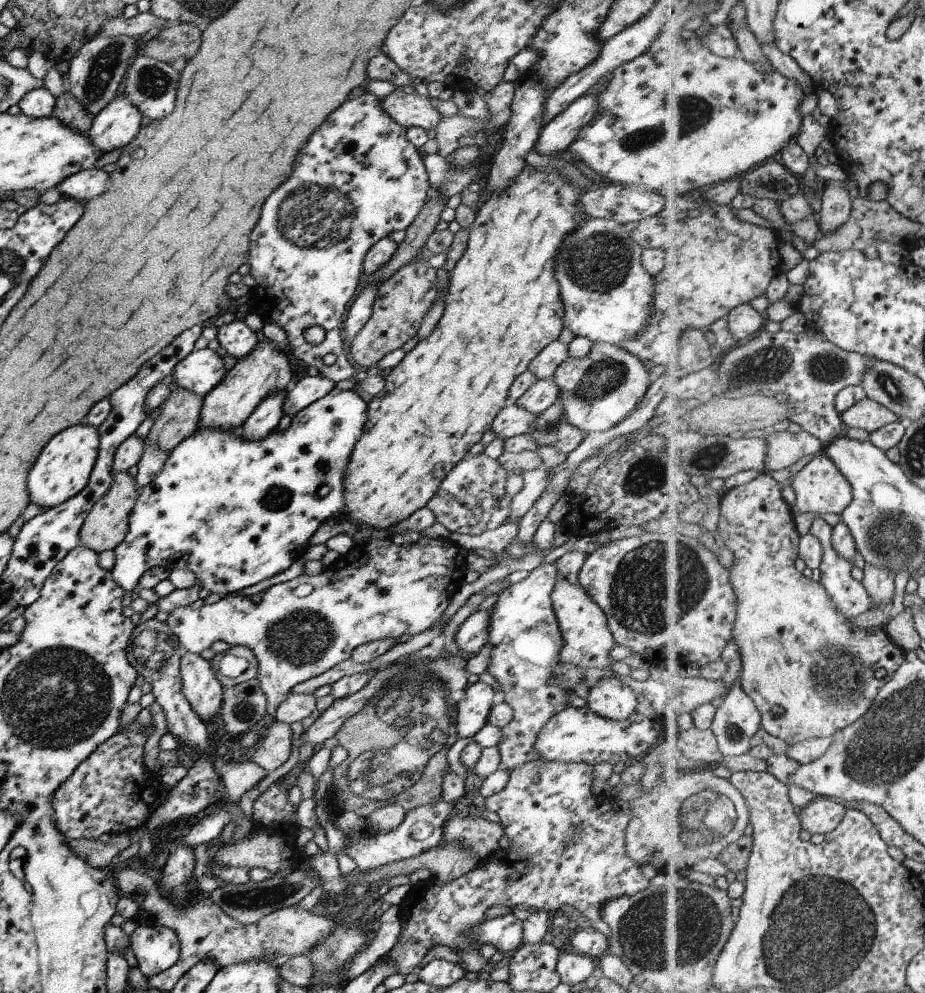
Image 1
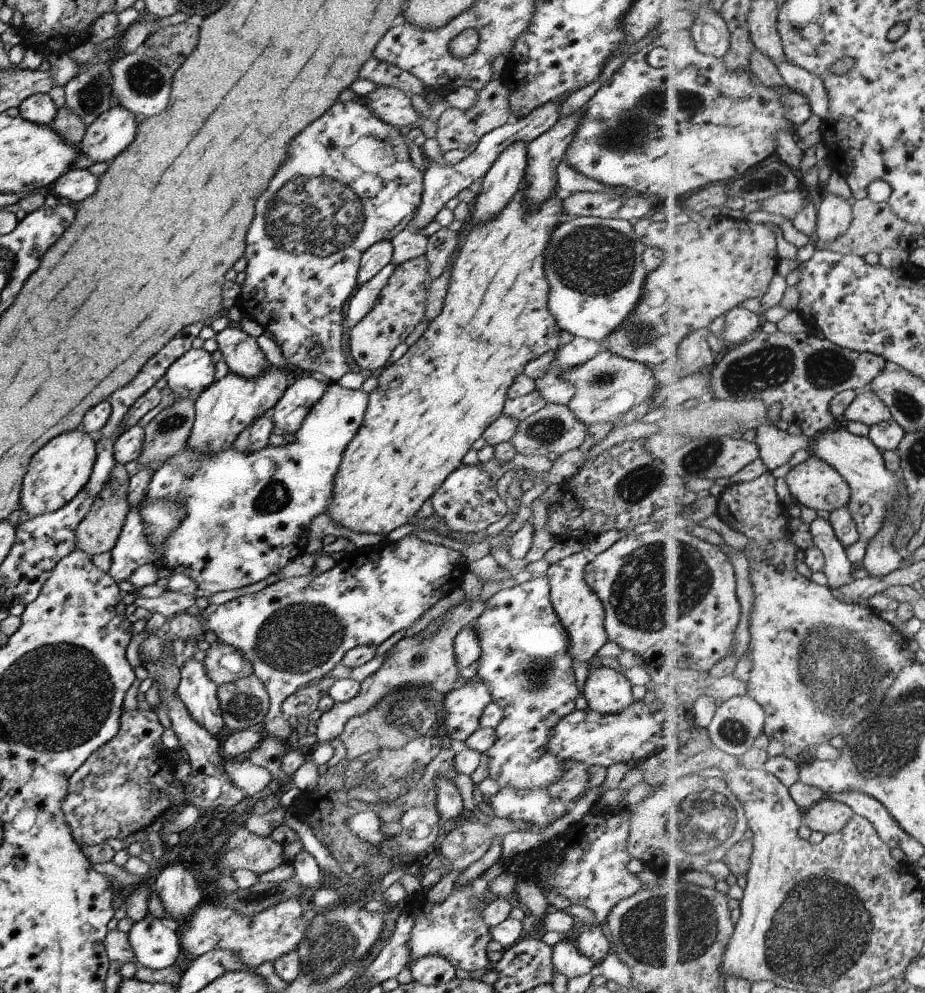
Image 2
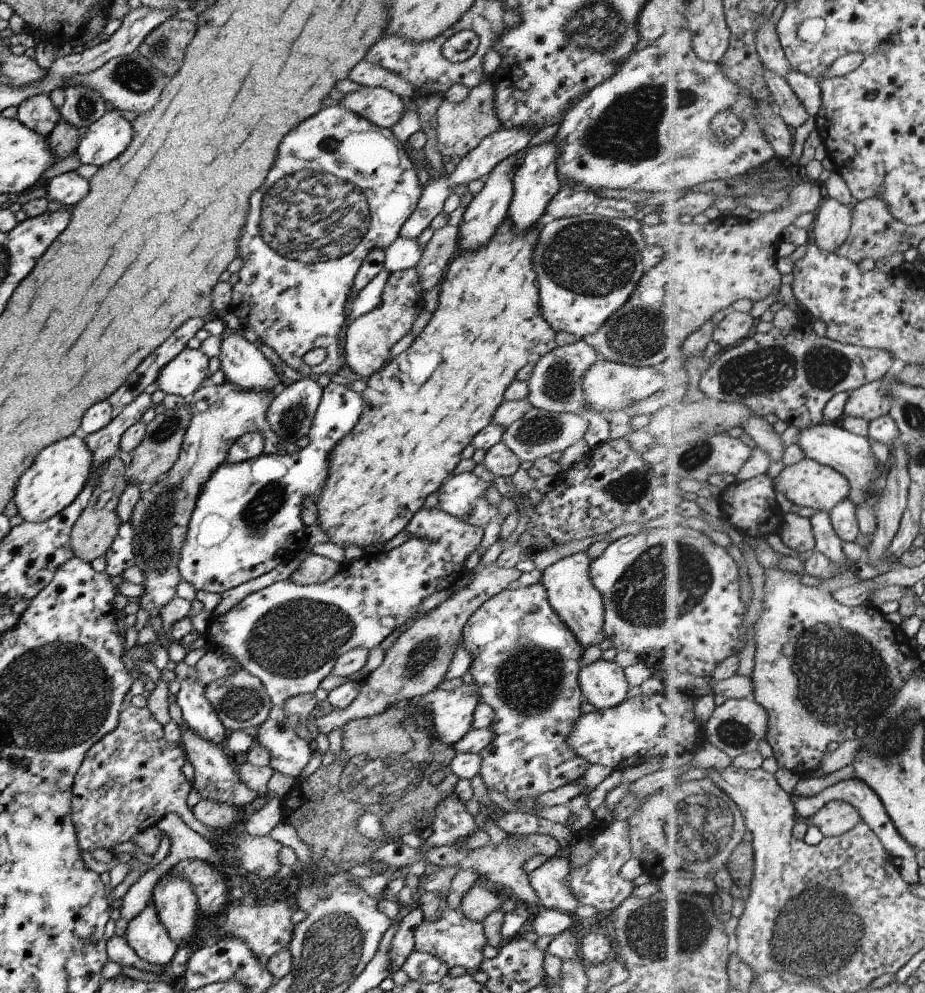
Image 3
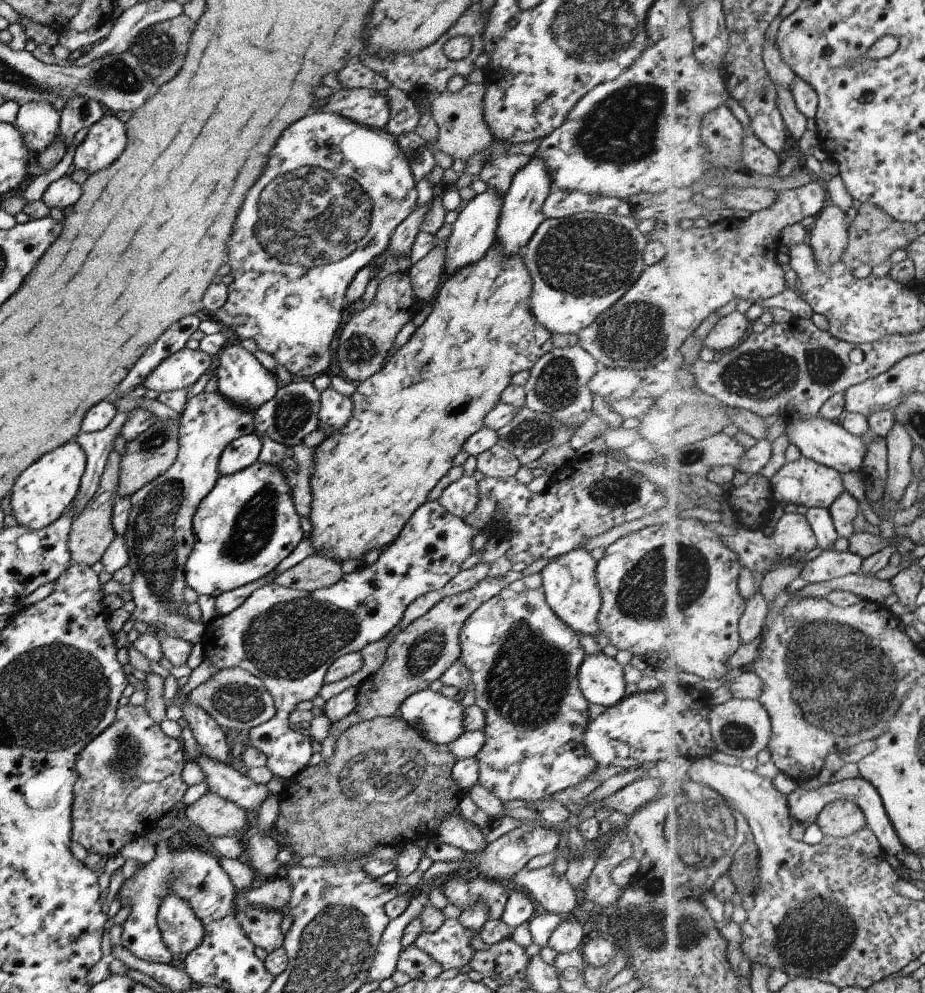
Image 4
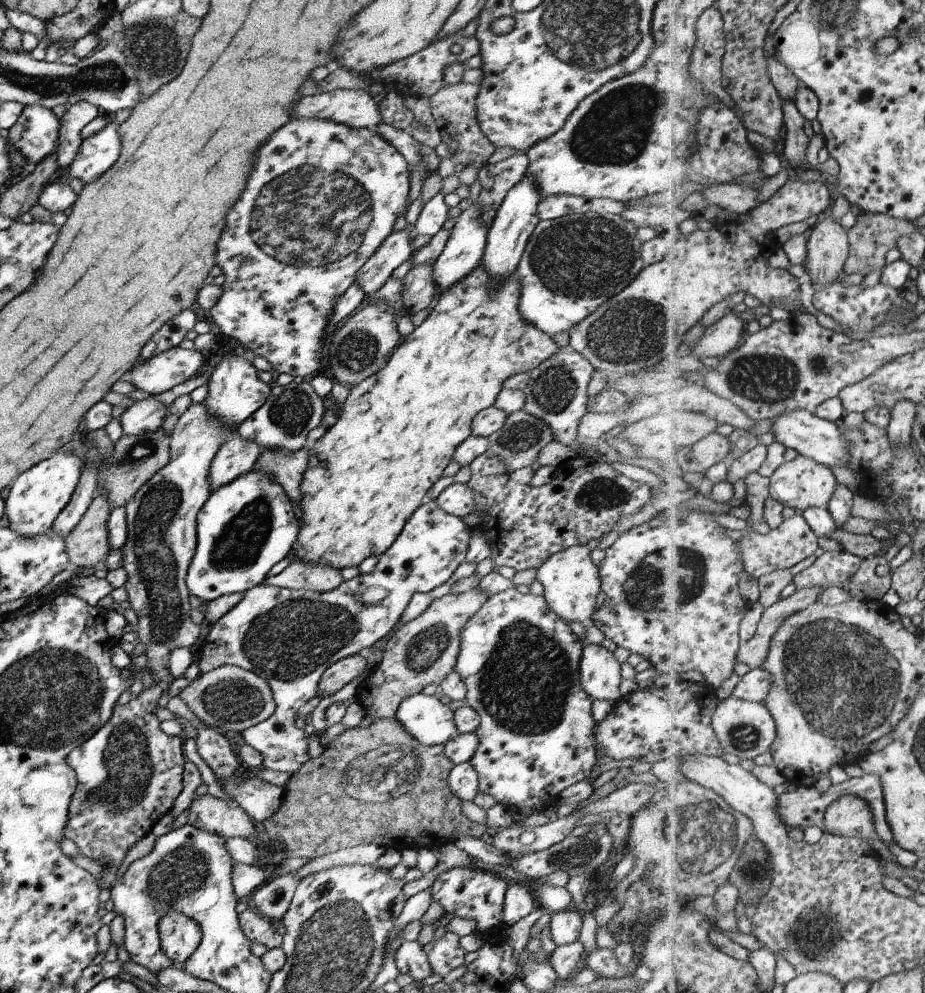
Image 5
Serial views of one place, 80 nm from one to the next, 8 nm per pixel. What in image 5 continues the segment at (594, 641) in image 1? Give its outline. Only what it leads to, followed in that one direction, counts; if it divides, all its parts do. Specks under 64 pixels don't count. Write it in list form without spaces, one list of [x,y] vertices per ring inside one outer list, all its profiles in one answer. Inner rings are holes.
[[[578,544],[558,550],[536,568],[534,579],[543,586],[542,597],[552,612],[566,623],[577,620],[585,625],[590,624],[589,618],[598,606],[600,596],[598,568],[589,558],[593,545]]]

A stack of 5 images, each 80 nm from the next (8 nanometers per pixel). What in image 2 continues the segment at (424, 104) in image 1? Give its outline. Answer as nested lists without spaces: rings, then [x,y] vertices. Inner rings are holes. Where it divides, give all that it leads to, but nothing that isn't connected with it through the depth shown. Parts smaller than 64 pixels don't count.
[[[379,86],[367,96],[363,96],[361,102],[367,104],[367,108],[381,122],[396,128],[417,127],[423,120],[427,120],[413,109],[410,97],[392,87]]]

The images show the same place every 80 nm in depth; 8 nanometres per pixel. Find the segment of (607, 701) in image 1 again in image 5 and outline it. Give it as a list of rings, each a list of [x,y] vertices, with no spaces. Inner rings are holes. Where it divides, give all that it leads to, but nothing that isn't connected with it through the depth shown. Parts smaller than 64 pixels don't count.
[[[587,643],[582,645],[578,662],[580,687],[592,700],[613,700],[620,698],[618,684],[620,664],[612,652],[602,645]]]

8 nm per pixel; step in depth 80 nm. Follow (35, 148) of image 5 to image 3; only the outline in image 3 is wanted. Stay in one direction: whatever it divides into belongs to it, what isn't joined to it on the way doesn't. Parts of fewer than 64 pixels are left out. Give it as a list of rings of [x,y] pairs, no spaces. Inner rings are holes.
[[[45,94],[27,97],[15,109],[16,119],[42,137],[46,137],[60,121],[58,110]]]

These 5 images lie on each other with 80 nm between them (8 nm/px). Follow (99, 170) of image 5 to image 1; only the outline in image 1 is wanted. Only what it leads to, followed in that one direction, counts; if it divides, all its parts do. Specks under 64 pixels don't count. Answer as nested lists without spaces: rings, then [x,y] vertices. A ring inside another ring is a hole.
[[[125,94],[115,96],[93,117],[86,133],[87,140],[95,150],[103,153],[123,148],[131,138],[135,138],[141,117],[139,108],[131,104]]]

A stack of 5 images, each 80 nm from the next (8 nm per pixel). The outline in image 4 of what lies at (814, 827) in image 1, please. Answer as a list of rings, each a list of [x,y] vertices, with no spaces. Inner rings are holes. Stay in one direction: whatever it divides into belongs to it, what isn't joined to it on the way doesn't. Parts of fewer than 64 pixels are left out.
[[[836,800],[820,813],[817,824],[825,836],[850,837],[861,829],[869,828],[862,806],[855,801]]]

